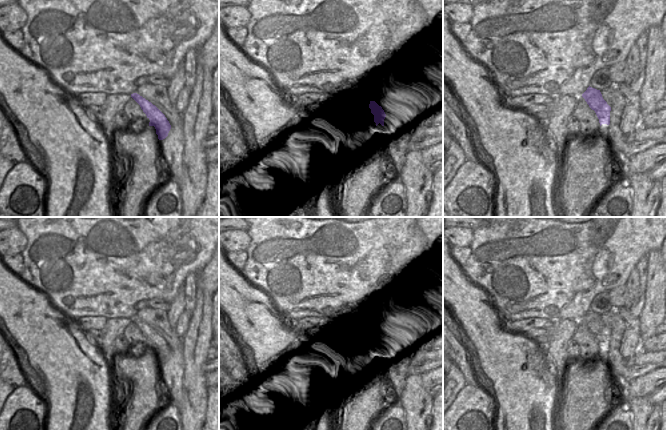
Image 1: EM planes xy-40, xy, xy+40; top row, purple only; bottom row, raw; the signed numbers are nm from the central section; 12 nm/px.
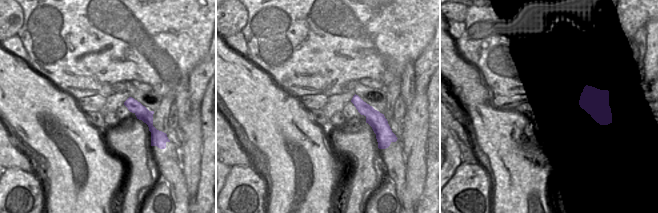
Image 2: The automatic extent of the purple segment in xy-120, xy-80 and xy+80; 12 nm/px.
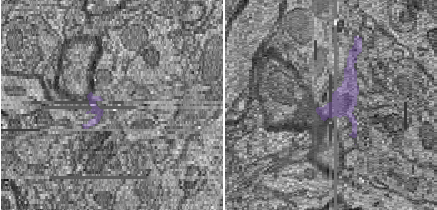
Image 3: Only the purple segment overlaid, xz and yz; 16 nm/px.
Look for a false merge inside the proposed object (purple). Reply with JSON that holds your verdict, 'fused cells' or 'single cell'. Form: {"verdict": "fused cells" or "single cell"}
{"verdict": "fused cells"}

